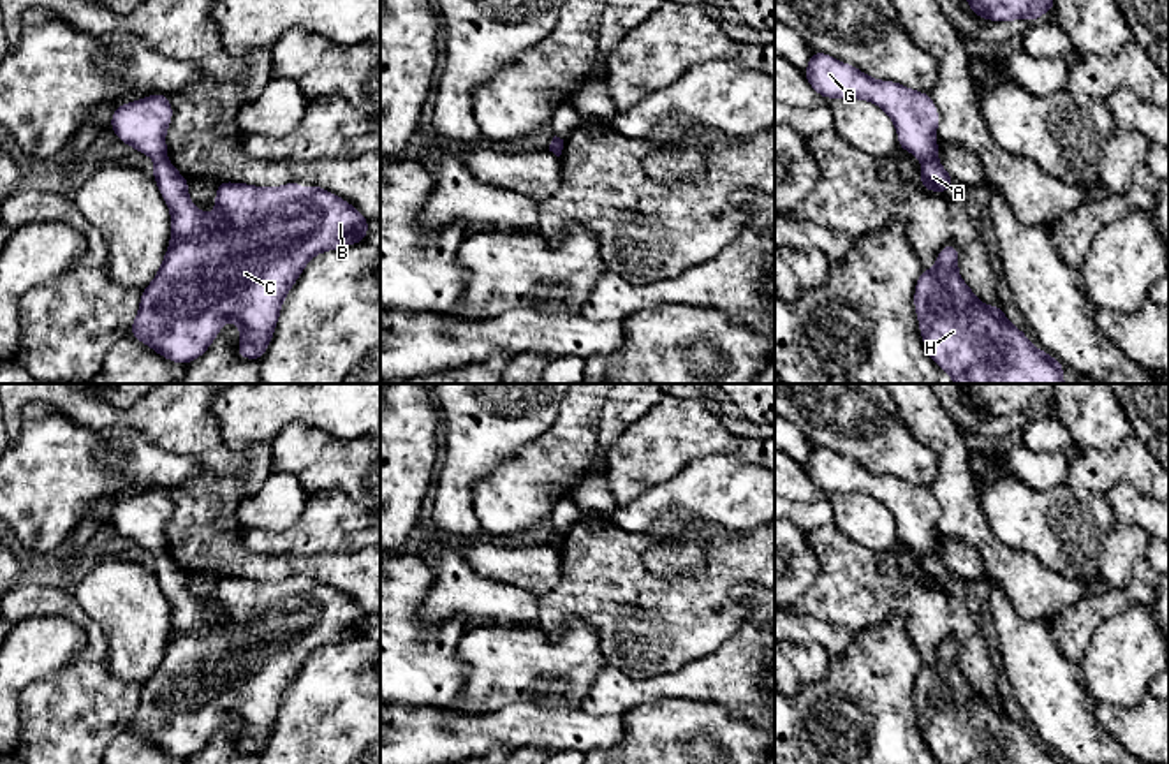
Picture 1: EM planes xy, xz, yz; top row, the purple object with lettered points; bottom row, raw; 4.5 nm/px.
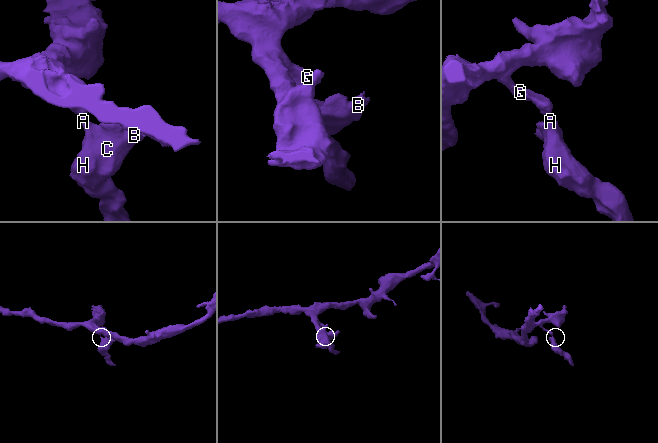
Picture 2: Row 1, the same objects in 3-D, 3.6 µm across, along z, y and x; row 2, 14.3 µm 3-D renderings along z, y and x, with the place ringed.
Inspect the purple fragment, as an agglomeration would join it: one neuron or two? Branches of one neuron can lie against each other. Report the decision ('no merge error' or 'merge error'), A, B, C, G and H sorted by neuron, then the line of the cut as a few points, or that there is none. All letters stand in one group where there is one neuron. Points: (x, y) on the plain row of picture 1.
merge error; A B C H / G; cut in yz along (935, 551), (925, 557)

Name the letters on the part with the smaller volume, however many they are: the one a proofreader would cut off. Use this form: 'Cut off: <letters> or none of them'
Cut off: A, B, C, H

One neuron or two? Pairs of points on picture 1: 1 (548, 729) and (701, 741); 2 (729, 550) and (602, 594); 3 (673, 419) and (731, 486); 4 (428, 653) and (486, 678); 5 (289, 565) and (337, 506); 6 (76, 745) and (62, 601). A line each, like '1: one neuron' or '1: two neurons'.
1: two neurons
2: one neuron
3: two neurons
4: two neurons
5: two neurons
6: one neuron

